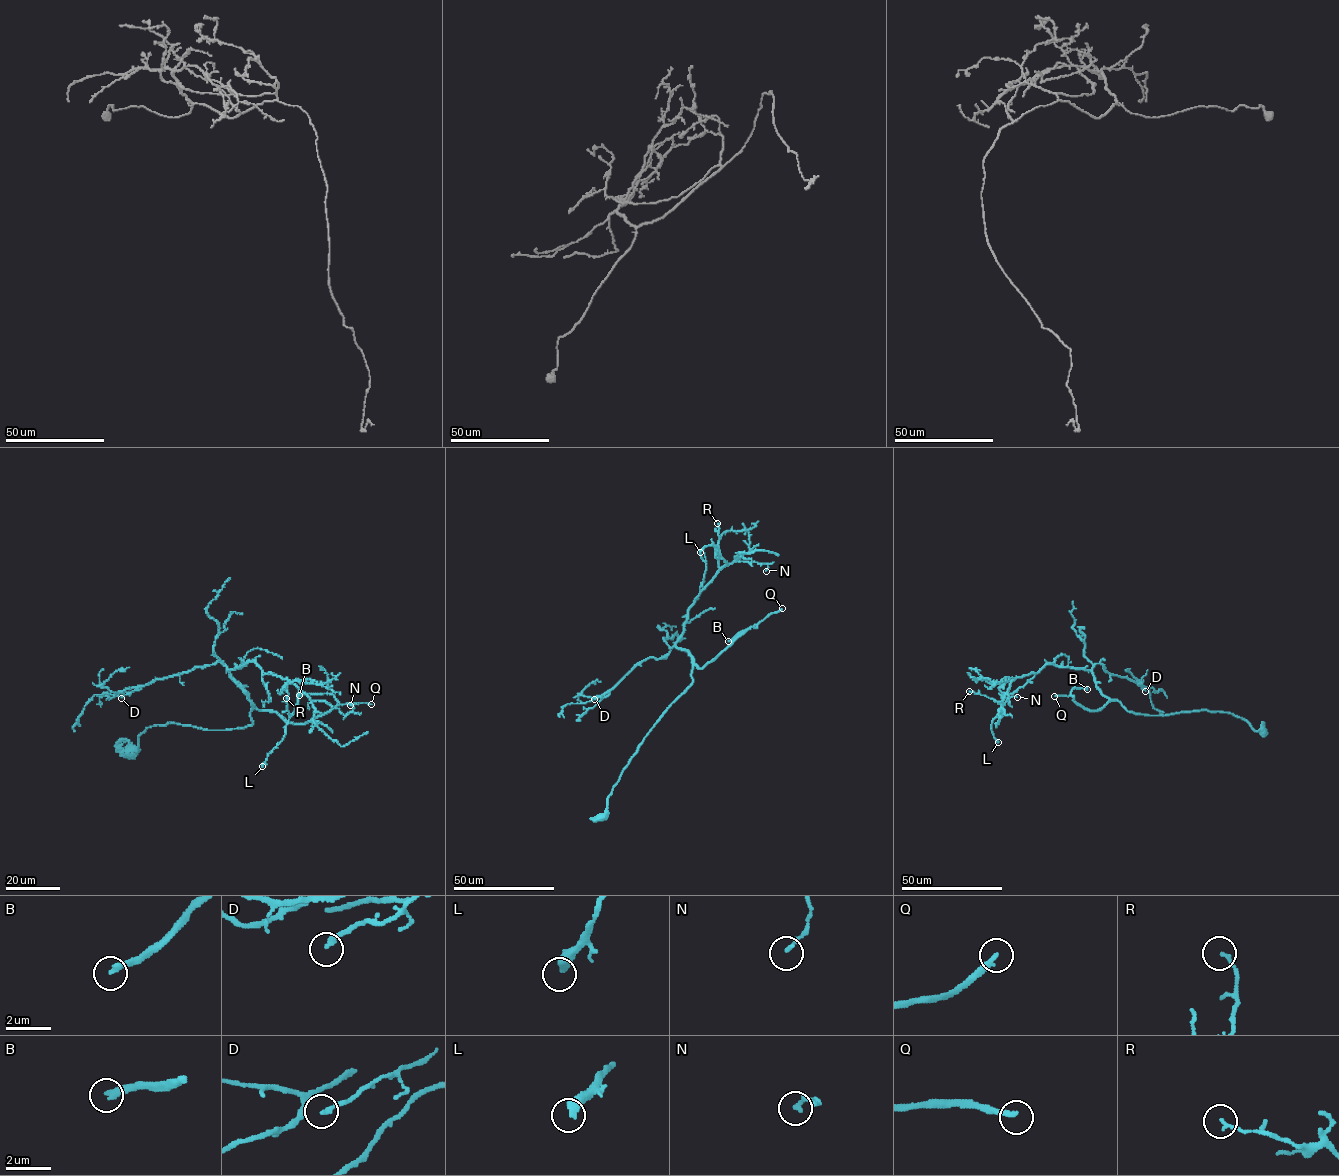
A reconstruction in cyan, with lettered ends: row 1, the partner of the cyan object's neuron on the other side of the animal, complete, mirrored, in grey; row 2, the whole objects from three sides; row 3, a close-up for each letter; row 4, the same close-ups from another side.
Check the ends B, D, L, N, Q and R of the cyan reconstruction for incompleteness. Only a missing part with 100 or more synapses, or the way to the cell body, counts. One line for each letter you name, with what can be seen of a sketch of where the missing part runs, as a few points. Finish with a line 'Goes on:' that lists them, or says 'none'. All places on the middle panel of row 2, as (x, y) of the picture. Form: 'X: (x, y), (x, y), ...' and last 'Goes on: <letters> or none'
B: (728, 641), (715, 647), (676, 638), (662, 641), (648, 610), (652, 601), (678, 585), (698, 587), (708, 605)
Q: (782, 608), (807, 590), (836, 526), (842, 577), (873, 624), (873, 657), (886, 624), (849, 639)
Goes on: B, Q

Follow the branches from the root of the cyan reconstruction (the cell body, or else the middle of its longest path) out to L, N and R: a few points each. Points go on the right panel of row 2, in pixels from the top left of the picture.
L: (1265, 731), (1221, 711), (1129, 712), (1102, 694), (1090, 671), (1047, 664), (1011, 683), (992, 723), (998, 742)
N: (1265, 731), (1221, 711), (1129, 712), (1102, 694), (1090, 671), (1052, 664), (1015, 678), (1009, 704), (1017, 697)
R: (1265, 731), (1221, 711), (1129, 712), (1102, 694), (1090, 671), (1052, 664), (1015, 678), (1003, 704), (969, 691)

